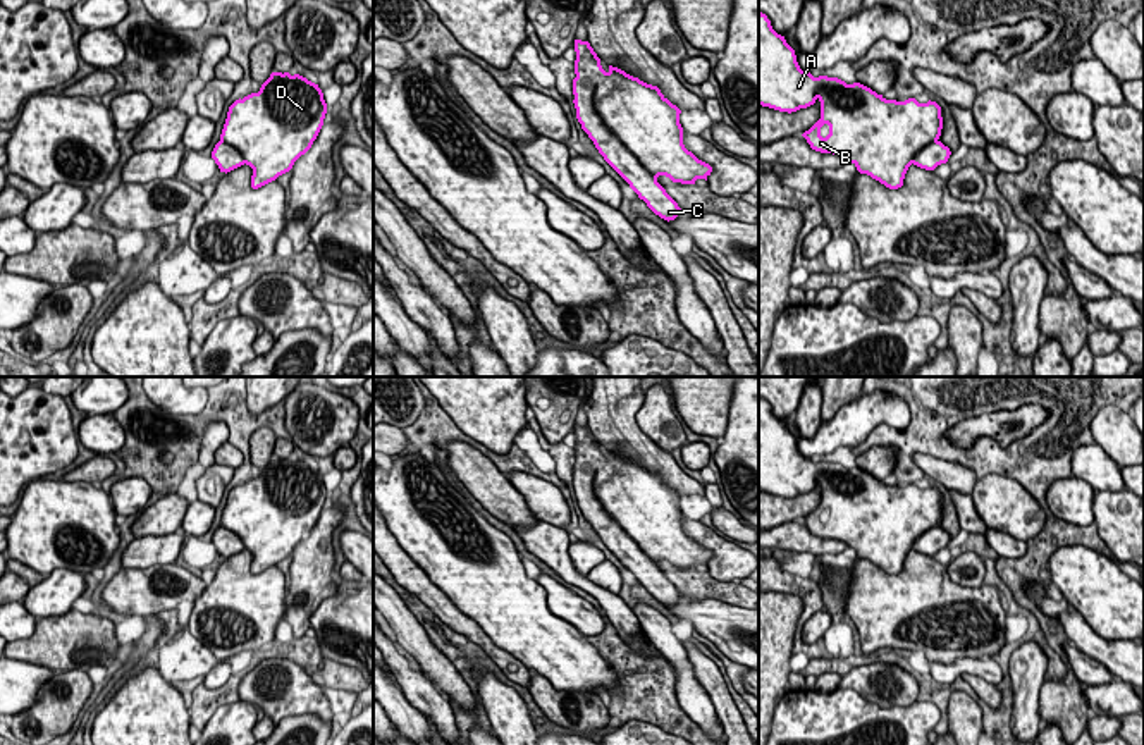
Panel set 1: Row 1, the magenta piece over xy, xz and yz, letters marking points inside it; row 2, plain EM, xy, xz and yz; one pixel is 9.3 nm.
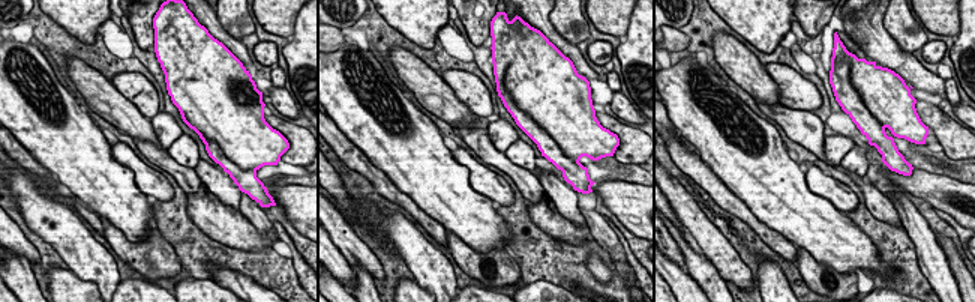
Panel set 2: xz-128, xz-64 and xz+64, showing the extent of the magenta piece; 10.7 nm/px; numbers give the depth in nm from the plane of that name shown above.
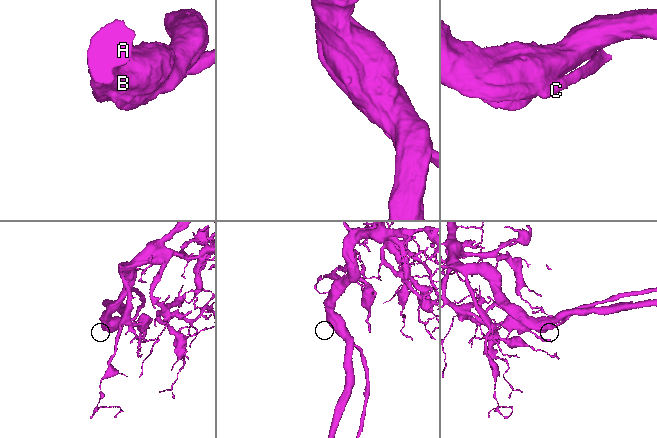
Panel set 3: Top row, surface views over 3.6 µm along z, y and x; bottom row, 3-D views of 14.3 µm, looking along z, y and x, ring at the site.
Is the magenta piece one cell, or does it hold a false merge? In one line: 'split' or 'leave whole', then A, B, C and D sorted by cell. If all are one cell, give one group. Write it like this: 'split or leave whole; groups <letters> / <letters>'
leave whole; groups A B C D

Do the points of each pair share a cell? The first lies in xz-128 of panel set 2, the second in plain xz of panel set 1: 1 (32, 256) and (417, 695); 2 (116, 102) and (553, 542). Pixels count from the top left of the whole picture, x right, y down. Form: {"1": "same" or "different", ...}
{"1": "same", "2": "different"}

